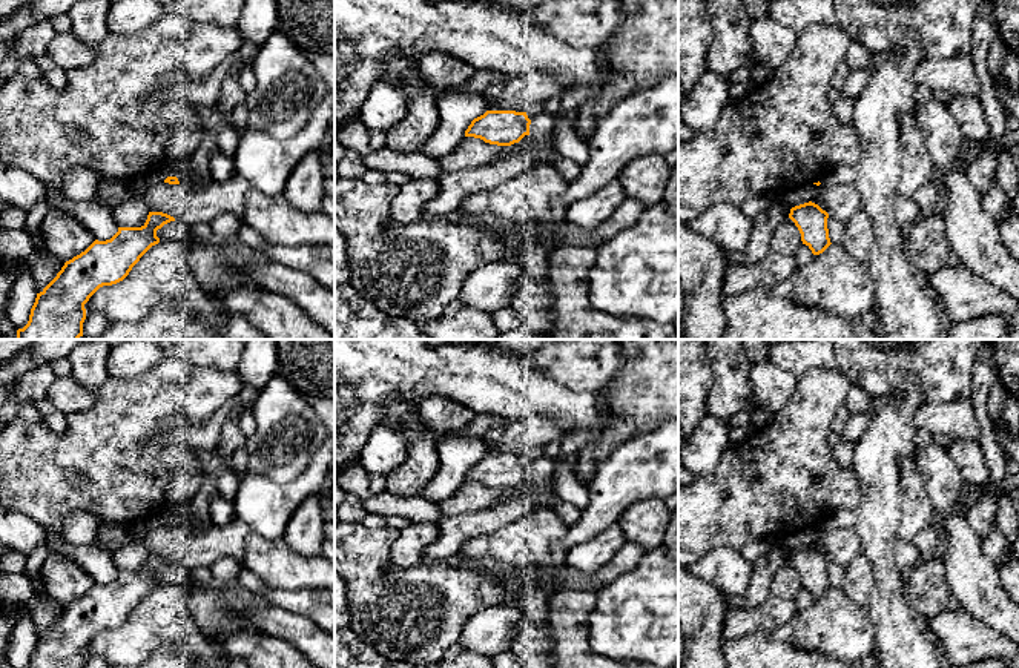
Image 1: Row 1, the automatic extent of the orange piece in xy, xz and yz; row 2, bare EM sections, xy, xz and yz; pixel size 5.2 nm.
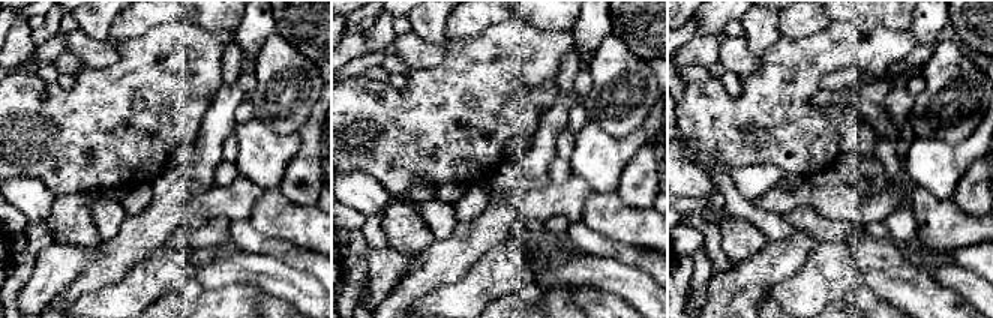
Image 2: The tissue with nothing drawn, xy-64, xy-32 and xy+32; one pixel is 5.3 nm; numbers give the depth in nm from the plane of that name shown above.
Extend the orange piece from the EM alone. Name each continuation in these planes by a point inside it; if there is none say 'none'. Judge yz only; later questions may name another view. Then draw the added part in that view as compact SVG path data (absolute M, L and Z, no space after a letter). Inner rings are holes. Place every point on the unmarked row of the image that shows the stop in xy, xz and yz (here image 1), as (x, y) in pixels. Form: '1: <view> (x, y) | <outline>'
none

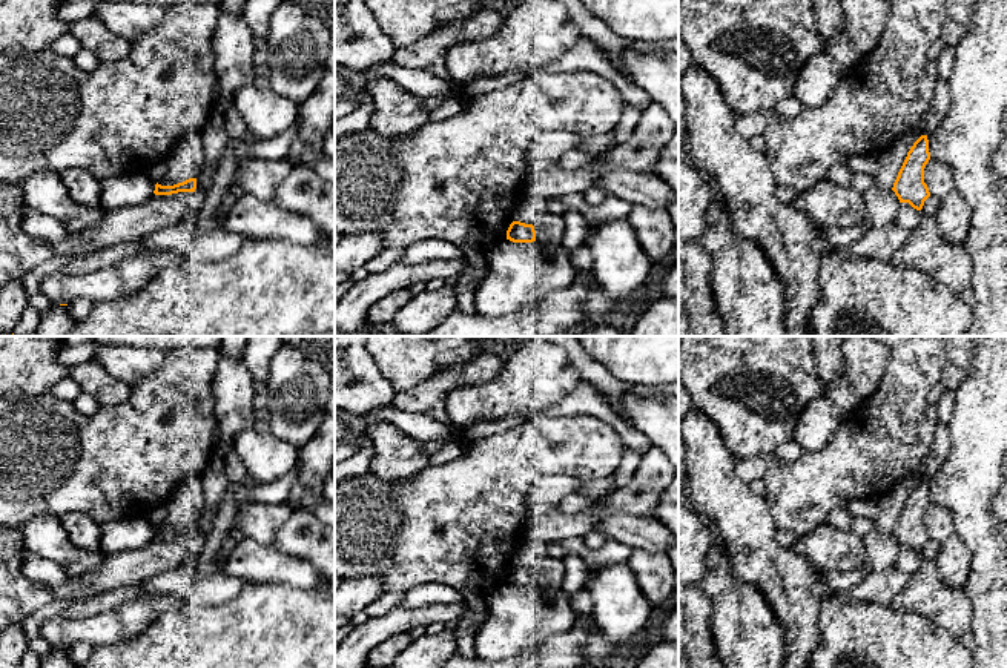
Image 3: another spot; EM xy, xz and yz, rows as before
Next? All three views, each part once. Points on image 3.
1: xz (550, 572) | M543 557L536 567L536 584L548 587L551 590L559 590L565 580L565 562L562 559Z

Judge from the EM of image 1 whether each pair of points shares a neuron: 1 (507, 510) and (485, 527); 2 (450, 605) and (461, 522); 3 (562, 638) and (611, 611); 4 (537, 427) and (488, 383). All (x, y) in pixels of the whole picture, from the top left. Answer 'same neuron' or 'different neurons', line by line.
1: same neuron
2: different neurons
3: different neurons
4: different neurons

